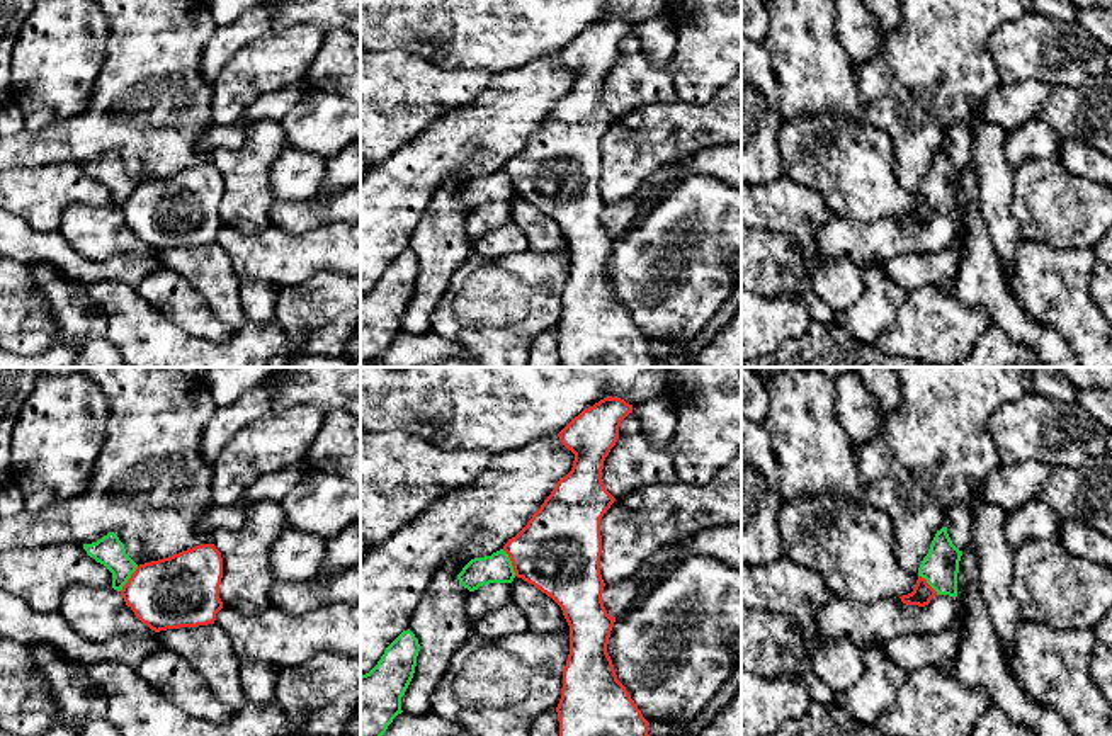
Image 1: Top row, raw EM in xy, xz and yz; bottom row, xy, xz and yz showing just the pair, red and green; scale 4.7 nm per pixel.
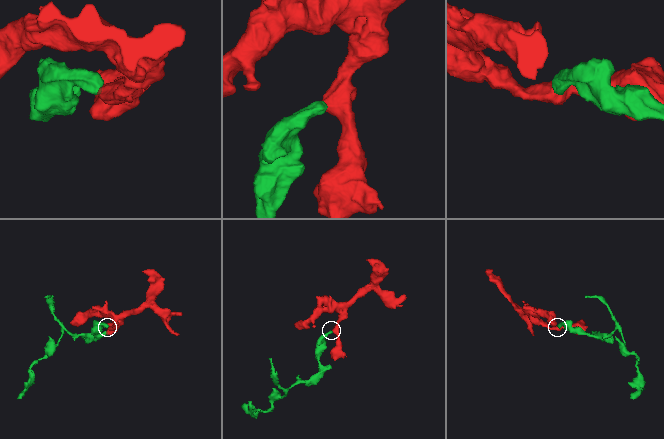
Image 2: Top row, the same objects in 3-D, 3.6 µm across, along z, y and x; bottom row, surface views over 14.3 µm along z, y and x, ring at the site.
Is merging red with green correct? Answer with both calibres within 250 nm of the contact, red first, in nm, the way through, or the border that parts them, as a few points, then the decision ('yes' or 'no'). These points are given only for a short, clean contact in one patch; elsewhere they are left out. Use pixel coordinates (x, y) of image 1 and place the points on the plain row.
400/140 nm | along xz (502, 169), (516, 194) | no

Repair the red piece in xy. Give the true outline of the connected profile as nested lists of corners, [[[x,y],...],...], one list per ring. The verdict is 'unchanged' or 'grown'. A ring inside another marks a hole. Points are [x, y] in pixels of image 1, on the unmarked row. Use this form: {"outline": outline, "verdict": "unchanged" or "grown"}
{"outline": [[[201,163],[136,187],[121,214],[151,250],[214,243],[223,228],[223,177],[214,163]]], "verdict": "unchanged"}

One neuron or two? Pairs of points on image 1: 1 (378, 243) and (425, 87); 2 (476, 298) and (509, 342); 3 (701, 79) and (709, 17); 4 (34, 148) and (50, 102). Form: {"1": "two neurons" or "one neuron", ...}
{"1": "two neurons", "2": "one neuron", "3": "one neuron", "4": "two neurons"}

